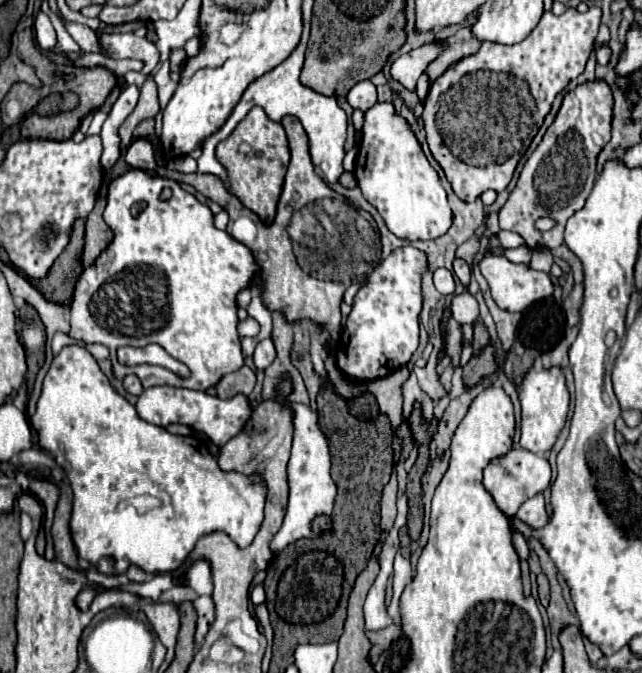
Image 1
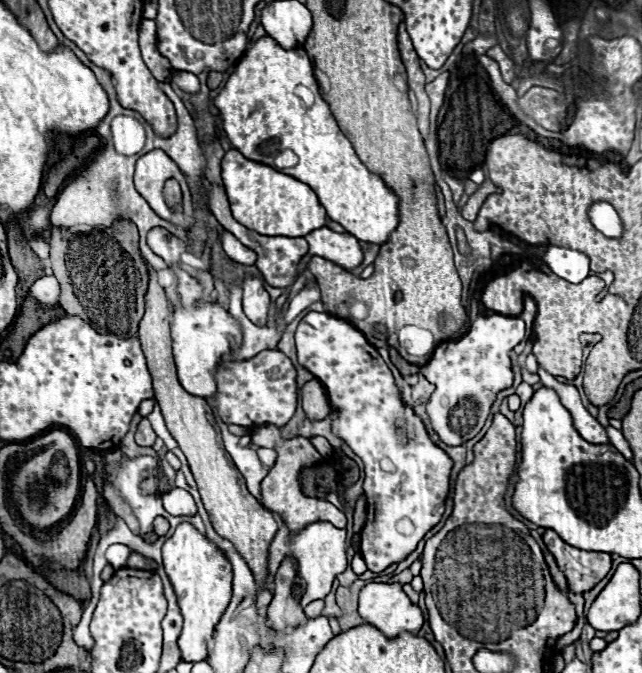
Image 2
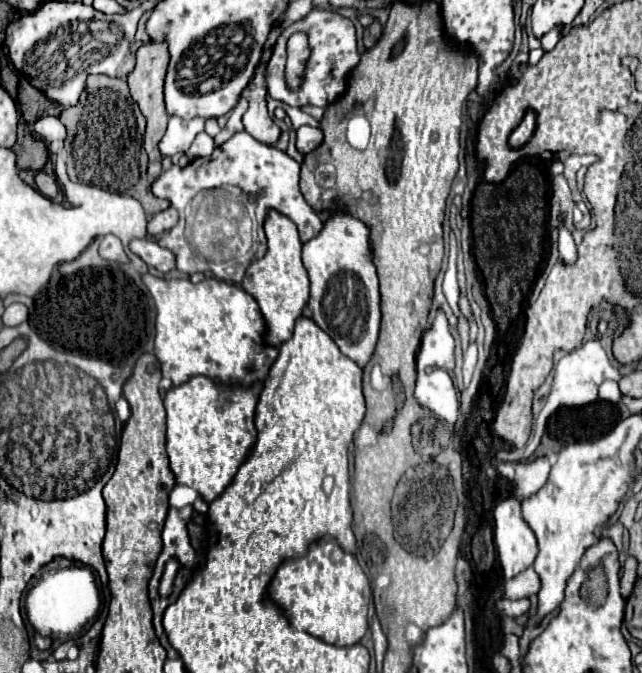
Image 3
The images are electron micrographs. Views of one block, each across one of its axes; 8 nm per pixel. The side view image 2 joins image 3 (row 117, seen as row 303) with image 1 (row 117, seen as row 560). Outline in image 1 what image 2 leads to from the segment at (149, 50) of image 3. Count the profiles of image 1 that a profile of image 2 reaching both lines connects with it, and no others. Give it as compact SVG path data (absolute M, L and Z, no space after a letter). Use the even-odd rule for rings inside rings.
M252 108L248 116L238 124L238 128L224 142L218 144L216 158L228 172L230 192L248 210L252 210L264 224L270 224L276 216L276 204L278 204L282 184L284 184L284 174L290 162L288 140L282 124L272 122L262 112L262 108Z

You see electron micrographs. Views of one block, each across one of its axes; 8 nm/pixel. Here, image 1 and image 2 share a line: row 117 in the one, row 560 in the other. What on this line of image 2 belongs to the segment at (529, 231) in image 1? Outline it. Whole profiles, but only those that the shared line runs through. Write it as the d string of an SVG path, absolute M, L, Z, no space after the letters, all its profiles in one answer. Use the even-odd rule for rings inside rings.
M546 530L542 538L550 554L556 558L558 568L566 574L570 590L576 594L592 590L608 574L612 566L610 554L578 550L562 542L562 538L558 538L558 534L552 530Z

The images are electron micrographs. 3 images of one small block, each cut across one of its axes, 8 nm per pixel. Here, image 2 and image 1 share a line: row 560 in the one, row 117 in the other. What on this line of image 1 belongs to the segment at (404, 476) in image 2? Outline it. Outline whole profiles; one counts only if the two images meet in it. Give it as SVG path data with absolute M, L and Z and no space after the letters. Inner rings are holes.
M390 102L374 104L366 112L354 176L364 198L378 210L394 236L406 240L428 240L442 236L450 228L452 214L446 190L406 120L394 112Z

